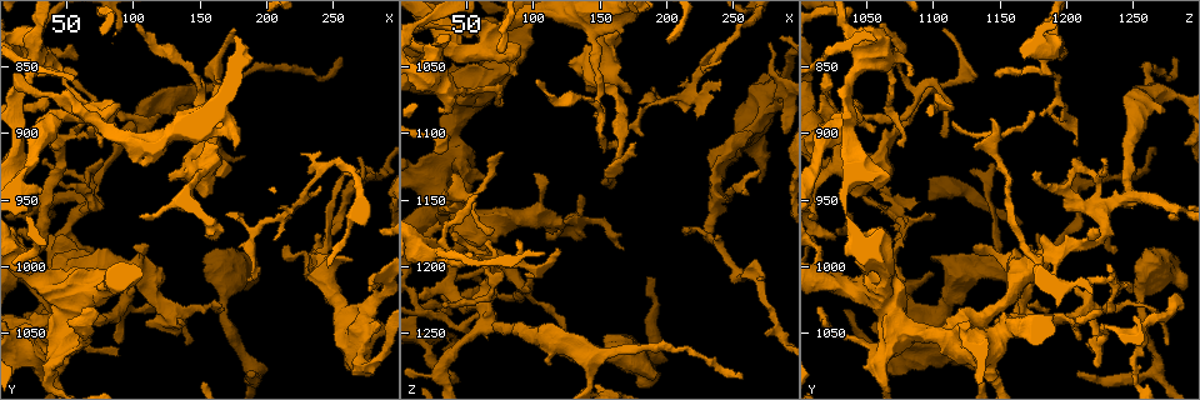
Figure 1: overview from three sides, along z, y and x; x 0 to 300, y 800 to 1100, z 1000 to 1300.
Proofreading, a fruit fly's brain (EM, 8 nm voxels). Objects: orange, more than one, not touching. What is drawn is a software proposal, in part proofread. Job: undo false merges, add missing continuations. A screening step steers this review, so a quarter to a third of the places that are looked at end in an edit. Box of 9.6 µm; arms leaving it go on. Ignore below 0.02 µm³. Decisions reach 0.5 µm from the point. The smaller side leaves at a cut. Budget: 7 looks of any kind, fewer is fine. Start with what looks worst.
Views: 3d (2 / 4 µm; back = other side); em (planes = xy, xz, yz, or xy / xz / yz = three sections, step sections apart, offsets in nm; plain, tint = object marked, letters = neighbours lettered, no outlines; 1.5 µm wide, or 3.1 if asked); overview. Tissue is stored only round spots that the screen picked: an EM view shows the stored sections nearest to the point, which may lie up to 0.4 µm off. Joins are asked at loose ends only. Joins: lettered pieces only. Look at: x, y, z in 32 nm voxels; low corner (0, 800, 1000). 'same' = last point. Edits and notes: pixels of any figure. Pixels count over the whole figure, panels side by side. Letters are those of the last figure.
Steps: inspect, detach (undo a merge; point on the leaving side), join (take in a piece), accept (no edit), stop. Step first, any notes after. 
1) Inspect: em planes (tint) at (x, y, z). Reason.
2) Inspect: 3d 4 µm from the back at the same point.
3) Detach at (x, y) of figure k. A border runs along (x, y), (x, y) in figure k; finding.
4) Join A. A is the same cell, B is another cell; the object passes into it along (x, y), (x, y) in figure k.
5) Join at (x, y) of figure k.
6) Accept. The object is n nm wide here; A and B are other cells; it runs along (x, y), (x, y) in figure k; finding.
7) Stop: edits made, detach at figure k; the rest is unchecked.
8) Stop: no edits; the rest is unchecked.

Inspect: em yz step 8 (letters) at (44, 1004, 1072). Stops while still wide.

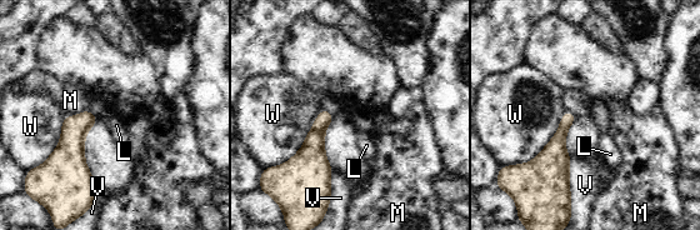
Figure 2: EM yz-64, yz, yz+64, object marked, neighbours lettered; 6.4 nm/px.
Accept. L, M, V and W are other cells; a border runs along (569, 158), (569, 194), (571, 201) in figure 2; no lettered piece goes on from it.

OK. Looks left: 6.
Inspect: 3d 4 µm at (136, 1040, 1144). Branch stops here.

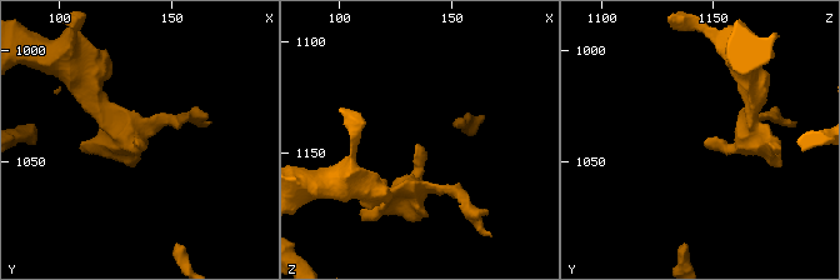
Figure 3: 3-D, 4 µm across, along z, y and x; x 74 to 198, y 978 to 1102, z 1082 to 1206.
Inspect: em yz step 4 (letters) at (135, 1041, 1145). Need the tissue.

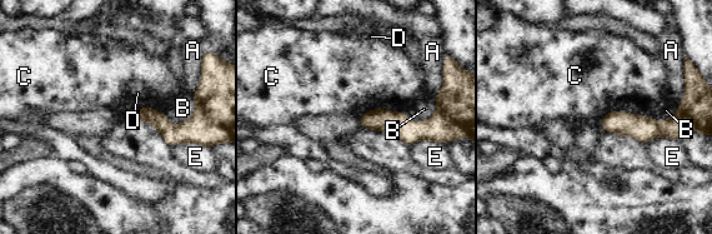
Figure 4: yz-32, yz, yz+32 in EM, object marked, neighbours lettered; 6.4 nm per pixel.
Inspect: em planes (letters) at the same point.

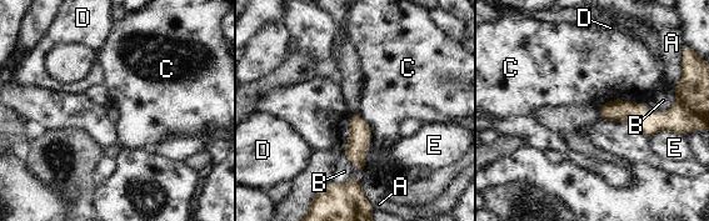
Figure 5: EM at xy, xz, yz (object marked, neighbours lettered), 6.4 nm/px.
Accept. A, B, C, D and E are other cells; it runs along (602, 111), (670, 116) in figure 5; no lettered piece goes on from it.

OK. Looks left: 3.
Inspect: em xy step 8 (tint) at (68, 986, 1238). Branch stops here.

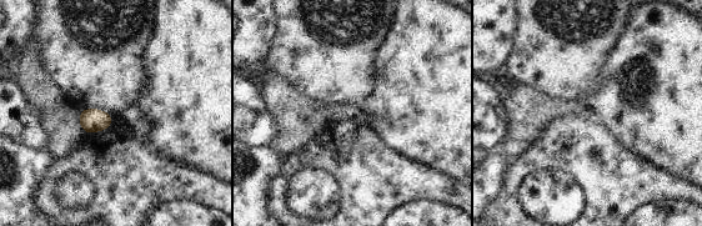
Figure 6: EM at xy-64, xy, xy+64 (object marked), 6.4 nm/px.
Inspect: em planes (letters) at the same point. Cut it another way.

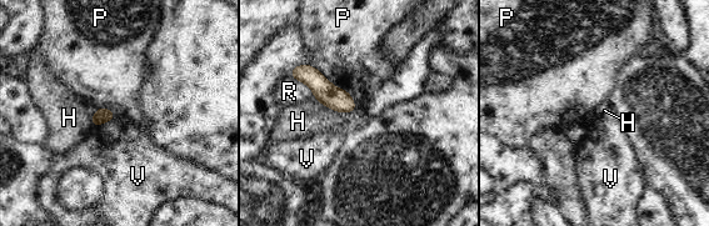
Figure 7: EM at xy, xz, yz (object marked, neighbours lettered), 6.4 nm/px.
Accept. The longest contact is with P, 420 nm; H, P, R and V are other cells; no lettered piece goes on from it.

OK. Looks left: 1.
Stop: no edits; the rest is unchecked.

